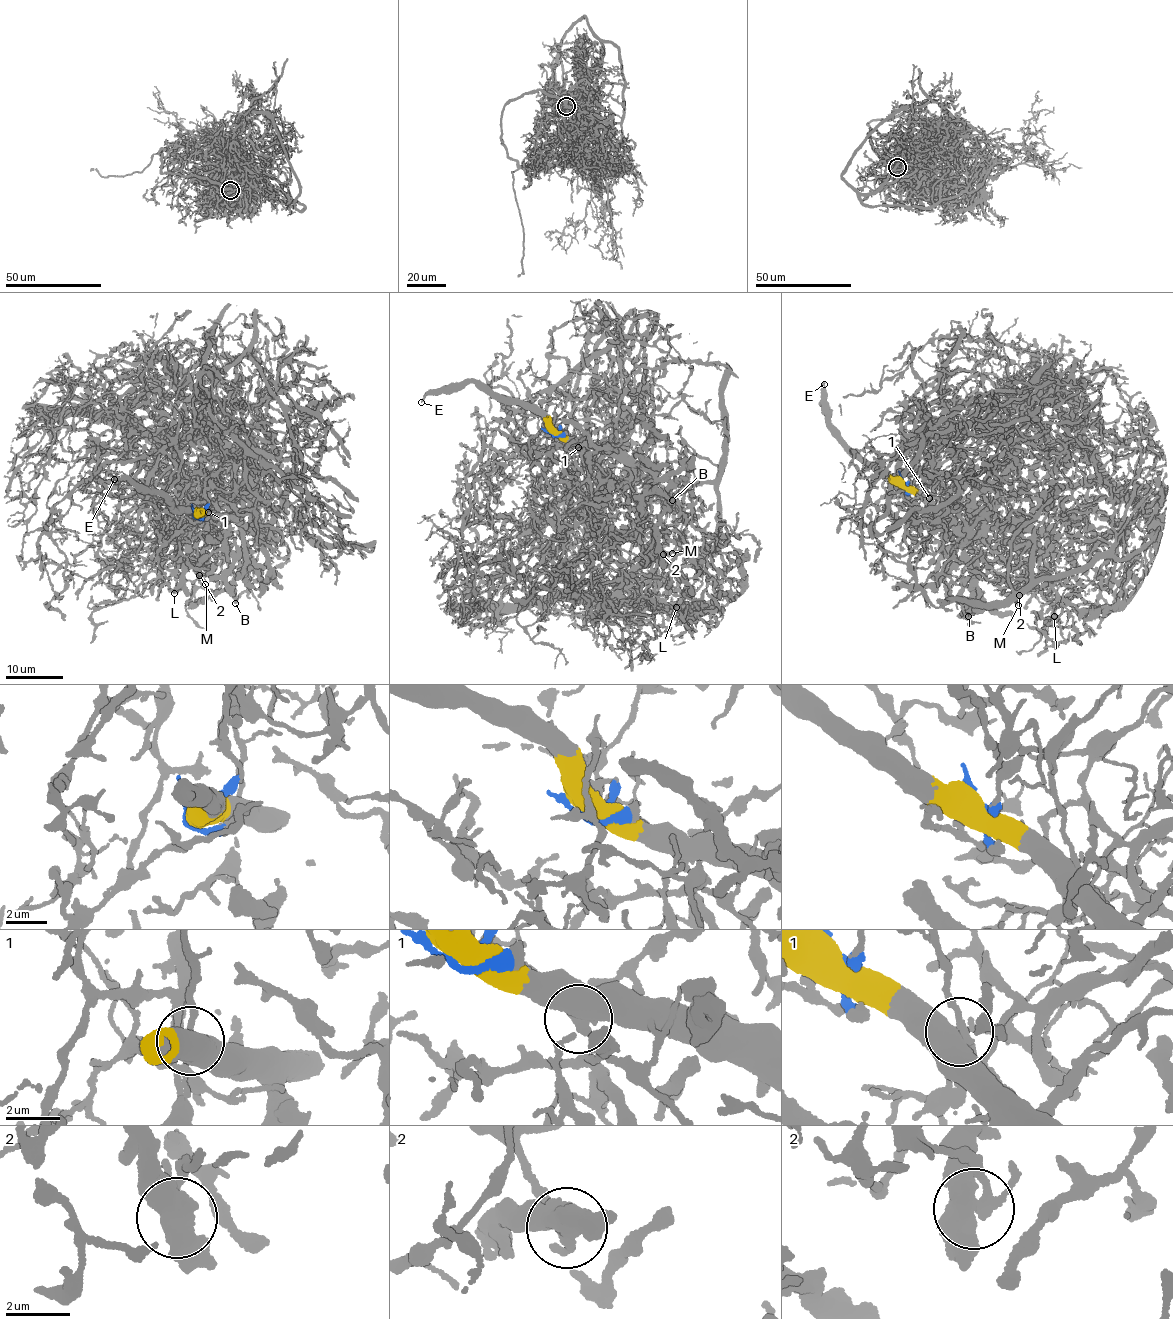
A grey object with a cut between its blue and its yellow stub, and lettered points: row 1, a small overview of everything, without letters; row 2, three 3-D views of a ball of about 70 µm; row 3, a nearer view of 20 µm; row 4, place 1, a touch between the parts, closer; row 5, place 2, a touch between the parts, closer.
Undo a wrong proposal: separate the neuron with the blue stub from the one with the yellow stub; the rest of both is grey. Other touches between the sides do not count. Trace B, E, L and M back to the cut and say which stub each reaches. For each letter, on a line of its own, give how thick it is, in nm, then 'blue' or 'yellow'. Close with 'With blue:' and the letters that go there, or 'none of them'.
B: calibre 380 nm; yellow
E: calibre 240 nm; yellow
L: calibre 400 nm; blue
M: calibre 600 nm; yellow
With blue: L

